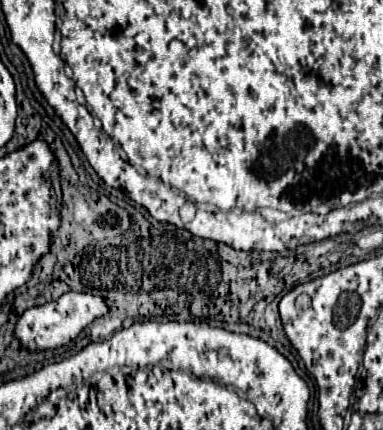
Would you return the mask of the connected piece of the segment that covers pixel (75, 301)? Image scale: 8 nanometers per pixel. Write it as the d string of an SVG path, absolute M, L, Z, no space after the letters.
M68 291L58 301L50 301L46 305L24 311L16 325L16 337L28 349L56 349L72 341L88 323L92 323L96 317L104 315L106 311L108 311L108 305L104 303L104 299L96 295Z

